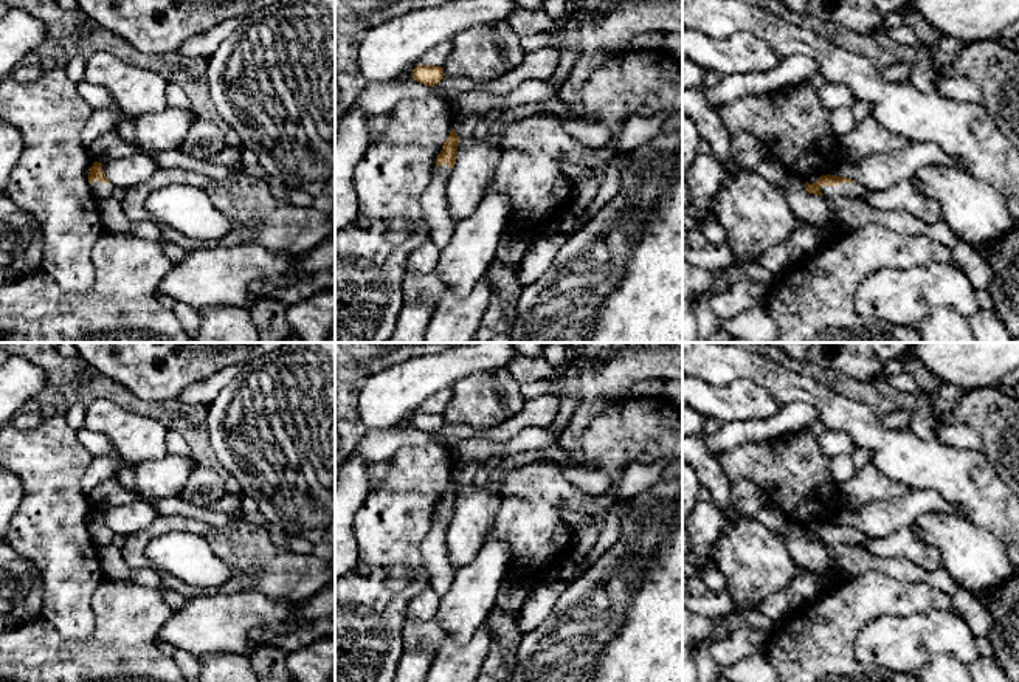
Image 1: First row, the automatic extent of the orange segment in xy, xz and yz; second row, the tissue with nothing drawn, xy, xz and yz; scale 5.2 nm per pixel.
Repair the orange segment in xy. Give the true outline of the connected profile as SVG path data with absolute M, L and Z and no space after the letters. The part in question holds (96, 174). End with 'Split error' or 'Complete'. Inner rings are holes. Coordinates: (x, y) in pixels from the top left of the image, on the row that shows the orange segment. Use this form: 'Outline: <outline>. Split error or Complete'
Outline: M98 161L93 163L93 166L90 167L90 172L88 172L88 183L90 183L92 194L98 200L112 197L115 186L105 177L105 174L102 170L102 163L98 163Z. Split error

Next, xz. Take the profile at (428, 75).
Outline: M419 65L413 70L413 79L428 87L437 85L444 76L445 73L442 67Z. Complete

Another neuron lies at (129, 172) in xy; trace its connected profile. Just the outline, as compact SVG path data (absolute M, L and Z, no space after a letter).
M146 153L102 163L102 170L113 186L132 189L147 183L157 170L157 163Z

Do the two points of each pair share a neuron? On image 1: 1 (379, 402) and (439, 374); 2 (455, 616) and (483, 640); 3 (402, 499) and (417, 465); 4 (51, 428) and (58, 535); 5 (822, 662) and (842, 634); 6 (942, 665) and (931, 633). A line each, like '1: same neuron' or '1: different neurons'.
1: same neuron
2: different neurons
3: same neuron
4: same neuron
5: same neuron
6: different neurons

